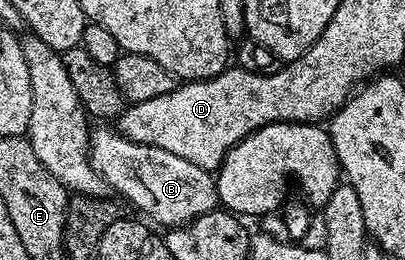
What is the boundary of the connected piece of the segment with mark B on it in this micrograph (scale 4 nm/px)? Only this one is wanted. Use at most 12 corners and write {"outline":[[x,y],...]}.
{"outline":[[92,131],[89,162],[158,227],[218,209],[210,171]]}

